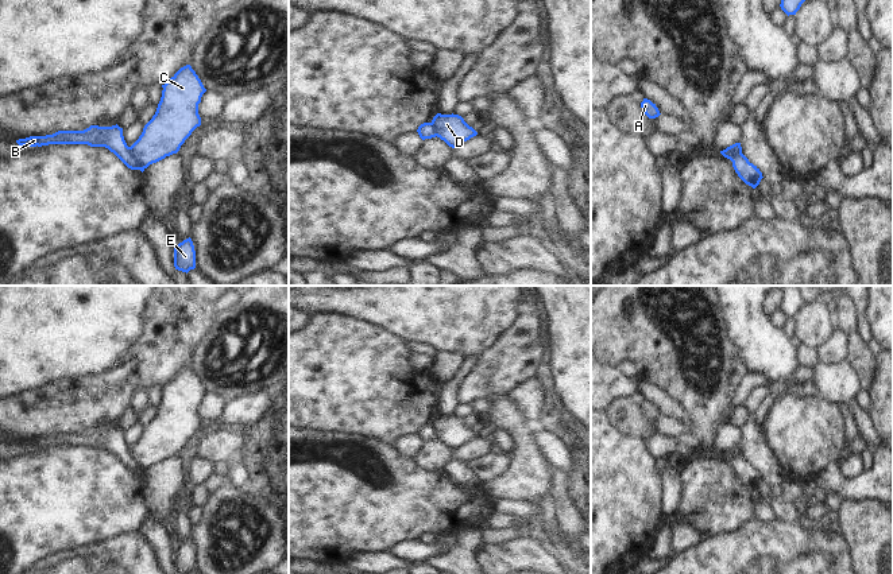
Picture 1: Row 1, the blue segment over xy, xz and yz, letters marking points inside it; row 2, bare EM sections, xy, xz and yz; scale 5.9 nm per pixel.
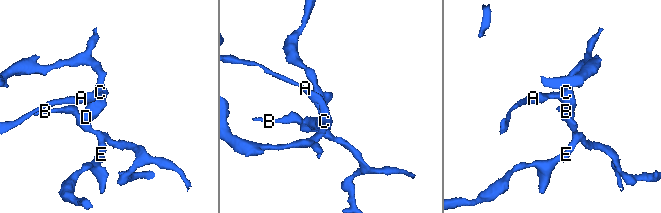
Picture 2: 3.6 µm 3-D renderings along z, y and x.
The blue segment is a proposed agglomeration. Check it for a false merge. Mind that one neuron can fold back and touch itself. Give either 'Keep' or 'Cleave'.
Cleave.

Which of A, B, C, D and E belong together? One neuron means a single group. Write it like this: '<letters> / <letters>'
A C D / B E

